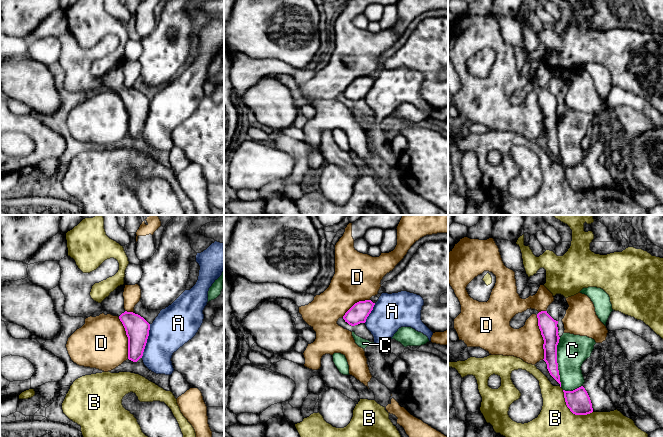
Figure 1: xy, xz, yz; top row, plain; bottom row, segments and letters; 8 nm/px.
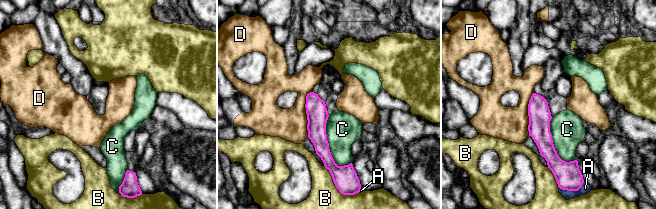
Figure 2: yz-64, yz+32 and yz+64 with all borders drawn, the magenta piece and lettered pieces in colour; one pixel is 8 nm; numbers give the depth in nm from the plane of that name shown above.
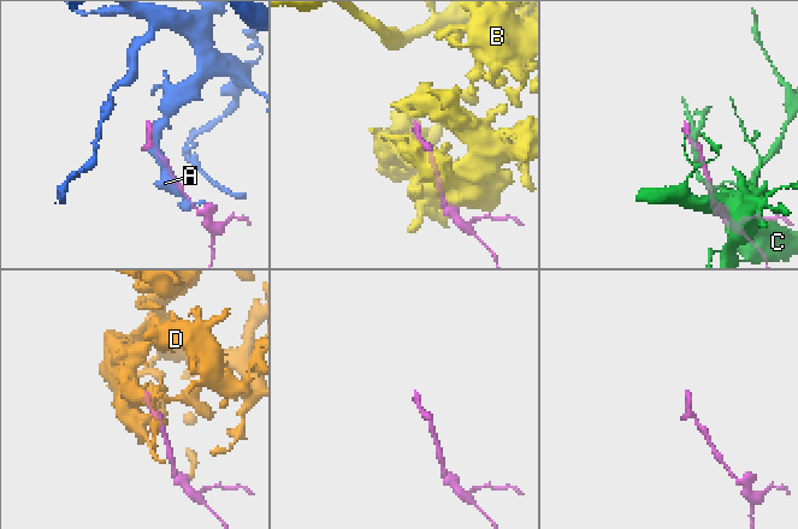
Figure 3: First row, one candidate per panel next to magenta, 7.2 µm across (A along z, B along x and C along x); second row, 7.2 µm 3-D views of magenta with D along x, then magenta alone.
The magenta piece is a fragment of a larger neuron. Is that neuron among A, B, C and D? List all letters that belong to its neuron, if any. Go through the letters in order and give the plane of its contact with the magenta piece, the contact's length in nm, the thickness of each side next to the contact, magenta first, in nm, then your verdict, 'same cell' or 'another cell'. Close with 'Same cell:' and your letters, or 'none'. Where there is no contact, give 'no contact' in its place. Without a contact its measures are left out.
A: xy | 280 nm | 190/320 nm | another cell
B: yz | 300 nm | 190/480 nm | another cell
C: yz | 400 nm | 140/260 nm | another cell
D: yz | 360 nm | 140/260 nm | another cell
Same cell: none

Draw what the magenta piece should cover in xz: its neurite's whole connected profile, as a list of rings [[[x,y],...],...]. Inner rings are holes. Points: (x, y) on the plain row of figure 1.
[[[371,76],[359,77],[345,89],[343,95],[351,102],[365,99],[374,81]]]

